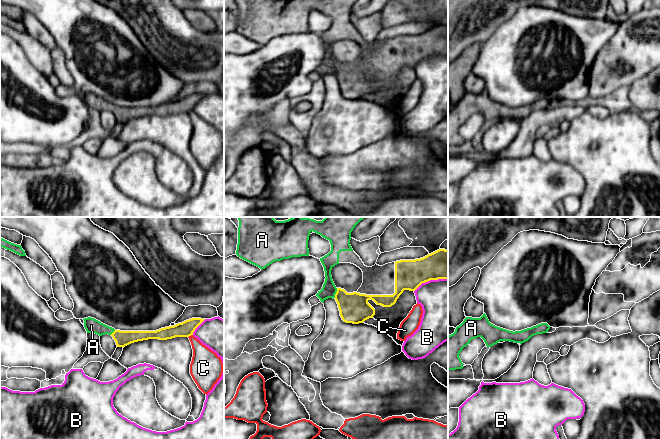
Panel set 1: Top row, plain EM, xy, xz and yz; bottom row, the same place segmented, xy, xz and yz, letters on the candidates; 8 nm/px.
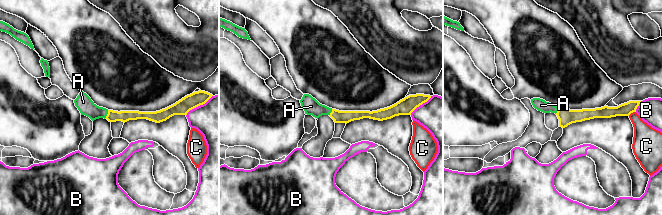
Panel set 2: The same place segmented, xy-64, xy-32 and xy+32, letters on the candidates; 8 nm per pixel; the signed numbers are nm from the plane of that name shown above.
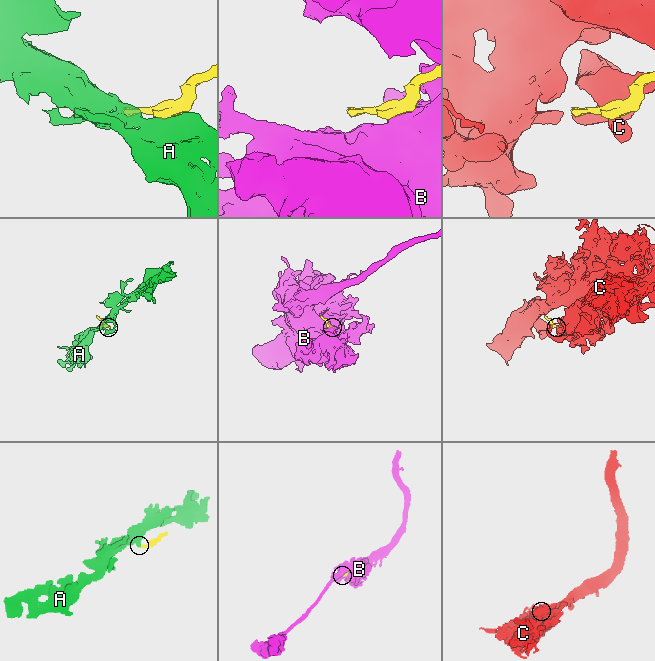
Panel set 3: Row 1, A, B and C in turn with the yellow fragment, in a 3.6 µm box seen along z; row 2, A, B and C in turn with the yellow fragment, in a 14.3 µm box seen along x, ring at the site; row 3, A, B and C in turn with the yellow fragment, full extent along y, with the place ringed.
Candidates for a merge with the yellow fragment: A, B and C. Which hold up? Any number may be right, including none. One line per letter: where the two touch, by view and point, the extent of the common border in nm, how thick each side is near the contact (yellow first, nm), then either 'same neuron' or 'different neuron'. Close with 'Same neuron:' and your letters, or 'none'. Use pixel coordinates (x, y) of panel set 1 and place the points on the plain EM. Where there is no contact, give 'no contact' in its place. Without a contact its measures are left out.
A: xz (336, 69) | 80 nm | 240/120 nm | same neuron
B: xz (430, 55) | 300 nm | 240/420 nm | different neuron
C: xy (190, 111) | 50 nm | 130/220 nm | different neuron
Same neuron: A

